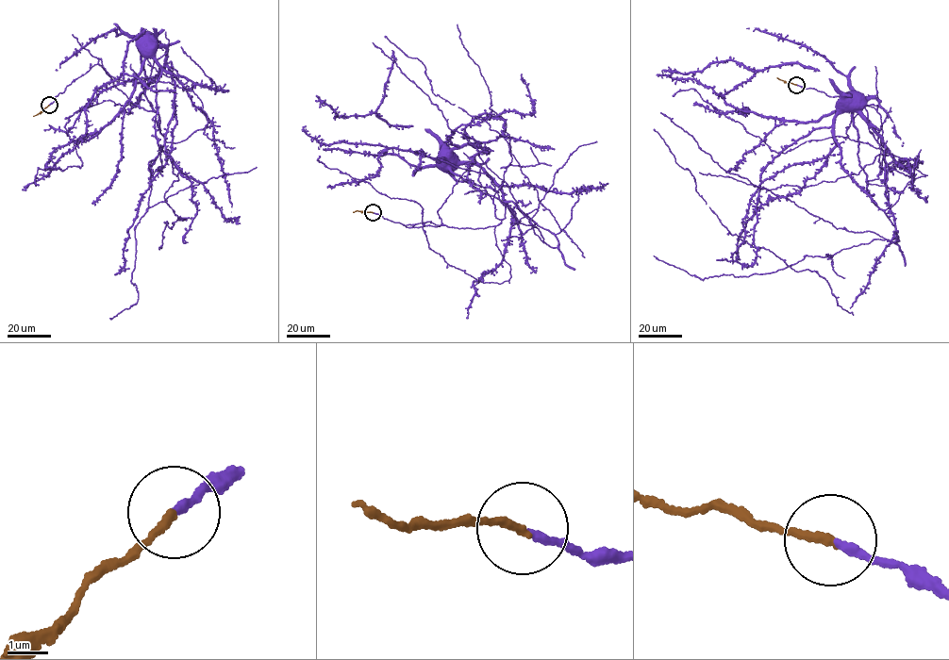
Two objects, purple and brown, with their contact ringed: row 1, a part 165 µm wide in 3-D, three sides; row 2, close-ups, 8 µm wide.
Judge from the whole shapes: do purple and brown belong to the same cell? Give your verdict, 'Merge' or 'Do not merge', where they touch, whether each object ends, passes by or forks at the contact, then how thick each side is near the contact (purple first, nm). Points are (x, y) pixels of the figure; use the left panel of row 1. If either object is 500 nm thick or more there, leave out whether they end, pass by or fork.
Merge. Place: (49, 105). At the ring purple ends. At the ring brown ends. Thickness 190 nm (purple) against 190 nm

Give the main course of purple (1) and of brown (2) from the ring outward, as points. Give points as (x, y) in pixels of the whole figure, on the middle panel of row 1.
1: (373, 212), (406, 225), (429, 221), (483, 229), (500, 223), (504, 204), (442, 167), (441, 155)
2: (373, 212), (353, 212)

